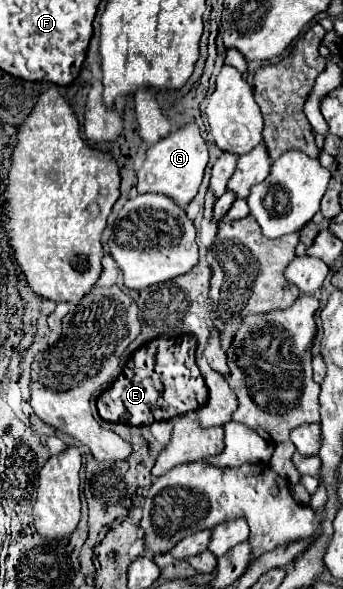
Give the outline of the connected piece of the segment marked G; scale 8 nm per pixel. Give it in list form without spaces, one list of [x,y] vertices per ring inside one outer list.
[[[195,124],[181,126],[179,130],[171,132],[169,136],[165,136],[163,140],[159,140],[157,144],[147,148],[145,162],[137,170],[137,192],[139,194],[145,194],[145,192],[165,194],[171,200],[175,200],[177,206],[185,208],[197,194],[207,160],[209,160],[207,142],[201,136],[199,128]]]

